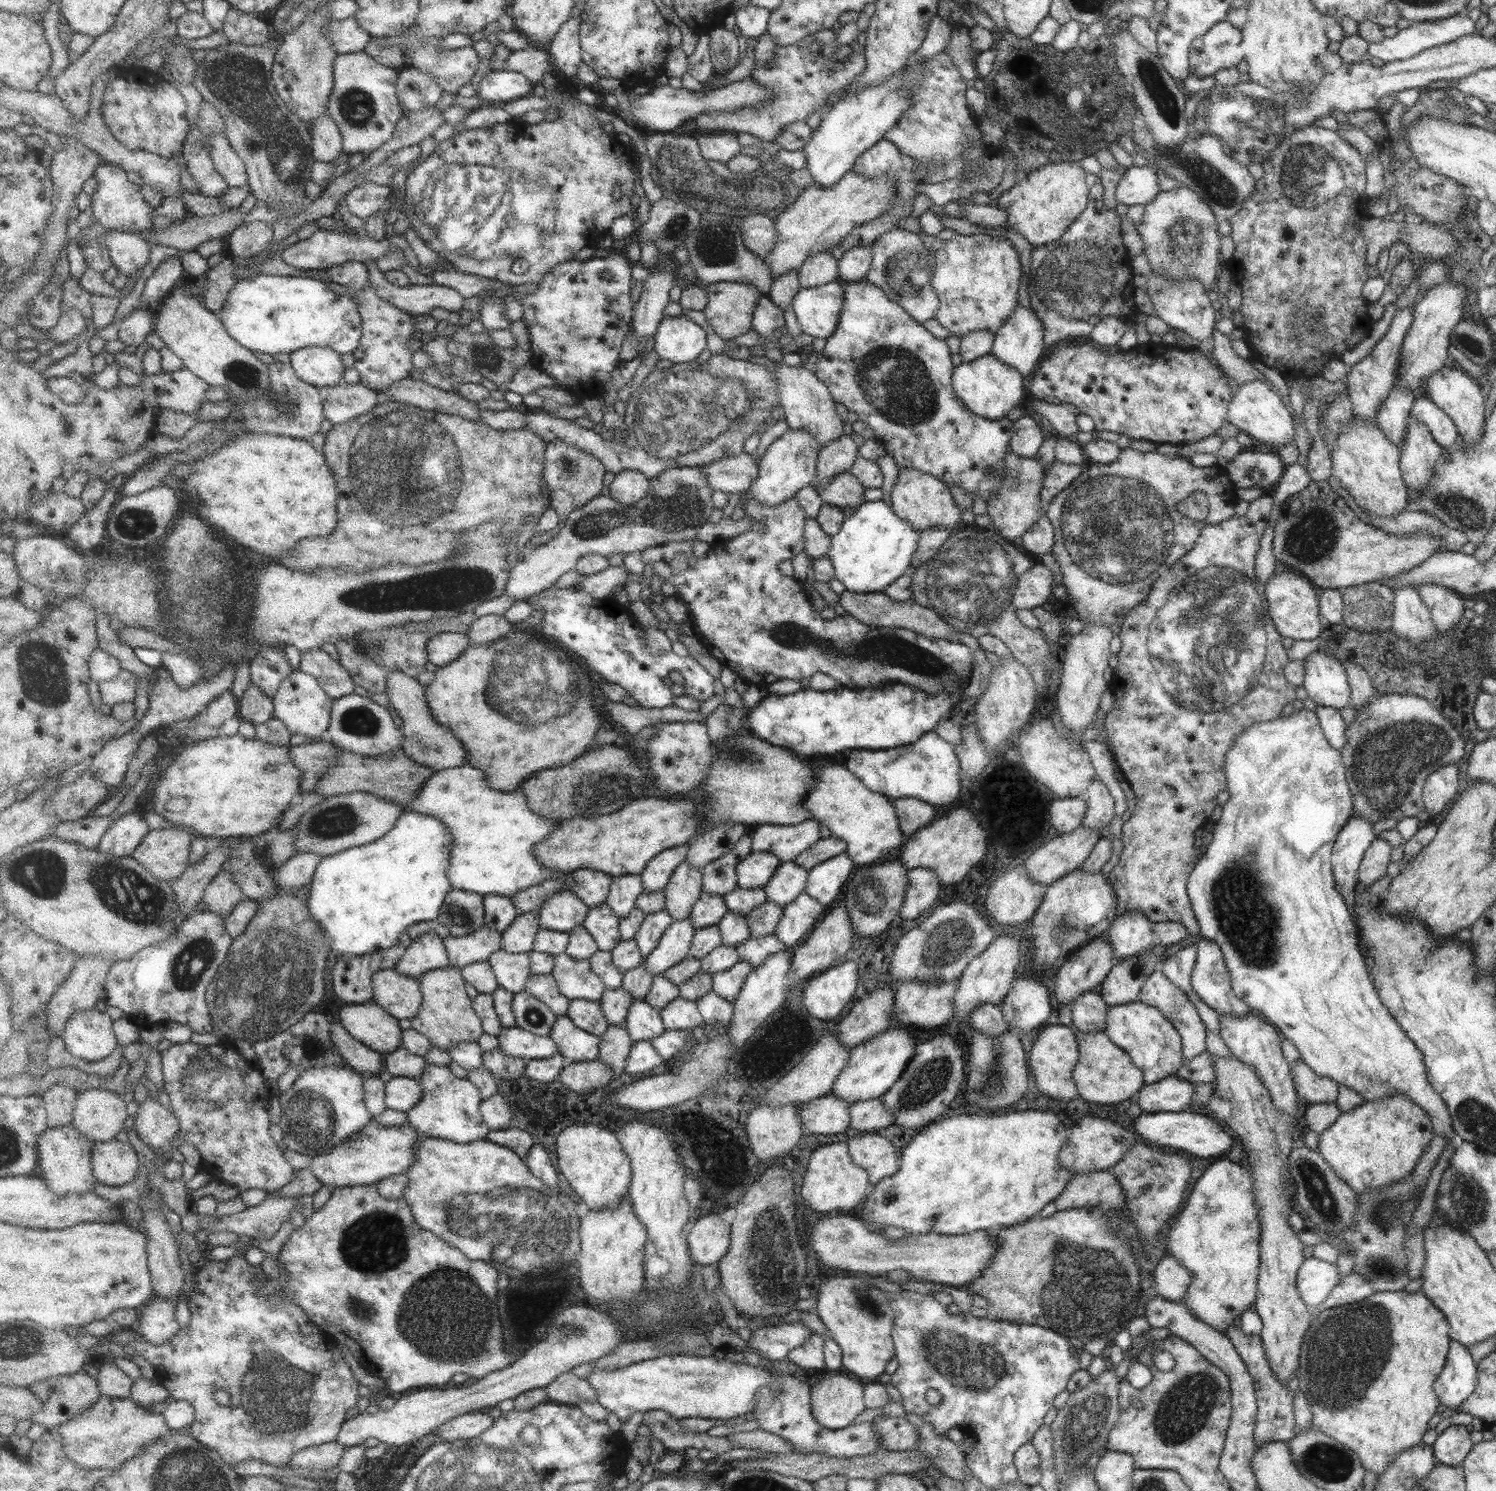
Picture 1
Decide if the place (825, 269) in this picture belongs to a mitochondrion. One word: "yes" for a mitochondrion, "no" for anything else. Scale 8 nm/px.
no

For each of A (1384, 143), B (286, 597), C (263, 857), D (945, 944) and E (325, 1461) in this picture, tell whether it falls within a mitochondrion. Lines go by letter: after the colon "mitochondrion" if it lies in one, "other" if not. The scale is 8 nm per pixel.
A: other
B: other
C: mitochondrion
D: mitochondrion
E: other

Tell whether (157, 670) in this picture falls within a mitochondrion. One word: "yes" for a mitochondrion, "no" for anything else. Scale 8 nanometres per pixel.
no

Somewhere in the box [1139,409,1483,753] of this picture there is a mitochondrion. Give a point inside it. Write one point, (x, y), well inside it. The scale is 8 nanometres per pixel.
(1218, 605)

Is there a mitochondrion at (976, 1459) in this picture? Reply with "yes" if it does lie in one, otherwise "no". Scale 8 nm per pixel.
no

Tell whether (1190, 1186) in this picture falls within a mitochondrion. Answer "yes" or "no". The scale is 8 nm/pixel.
no

